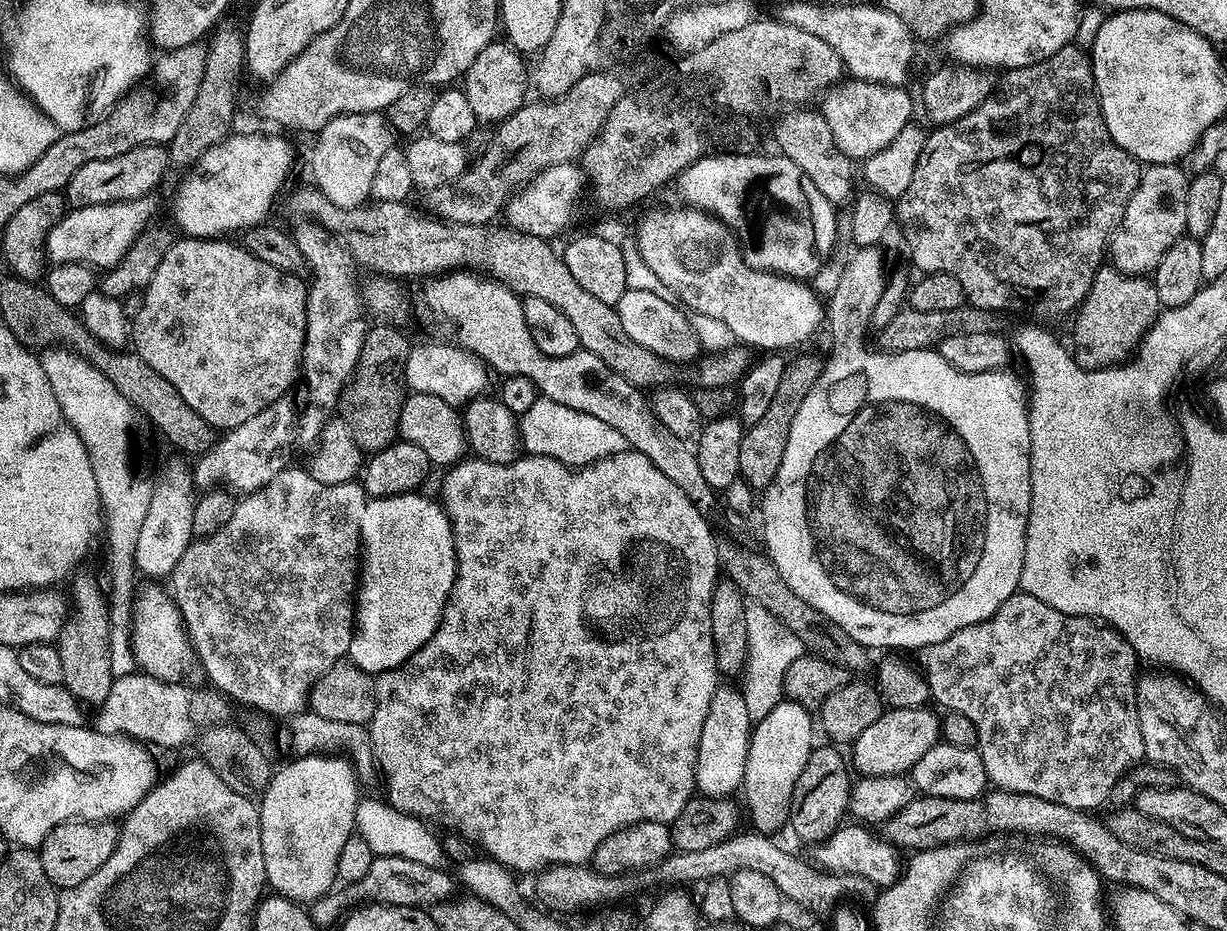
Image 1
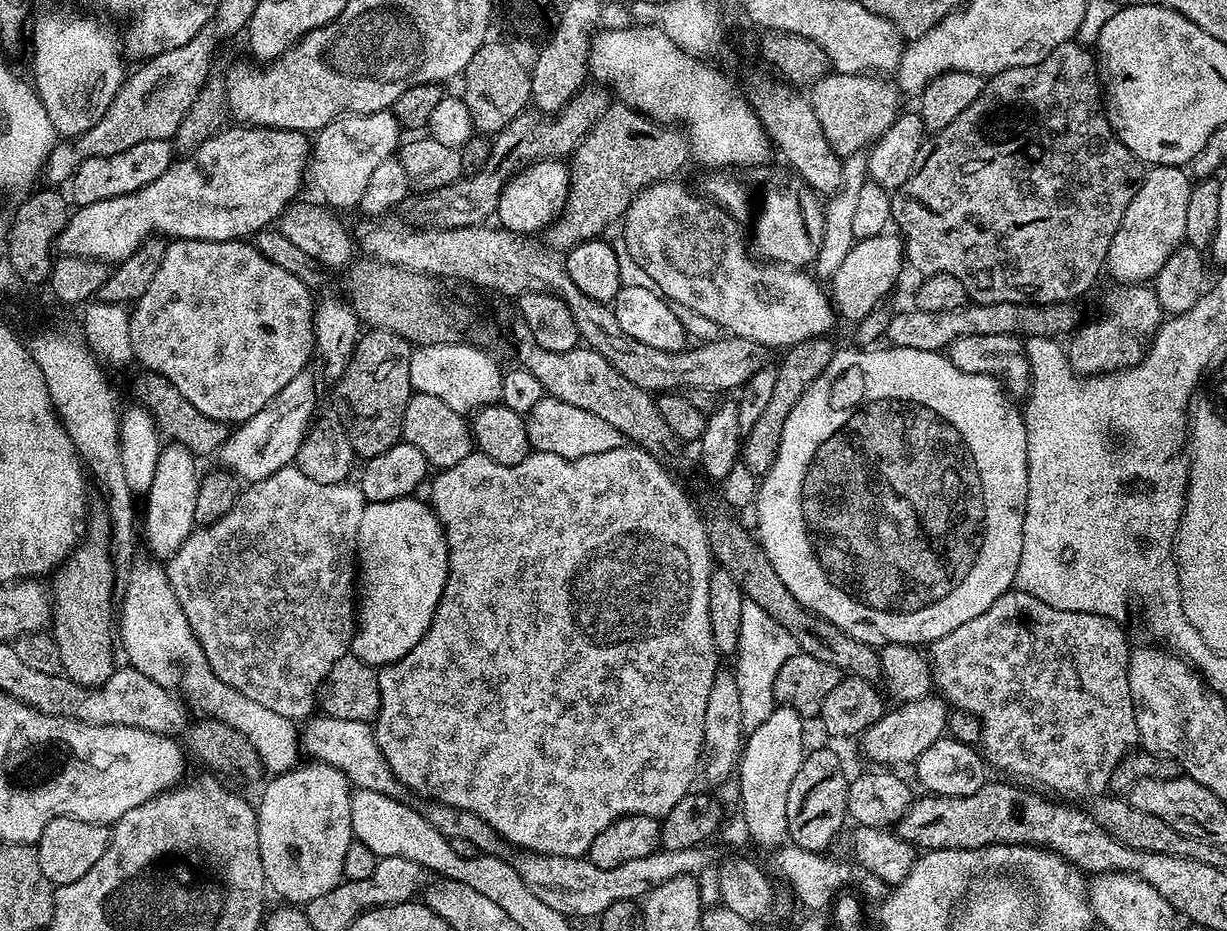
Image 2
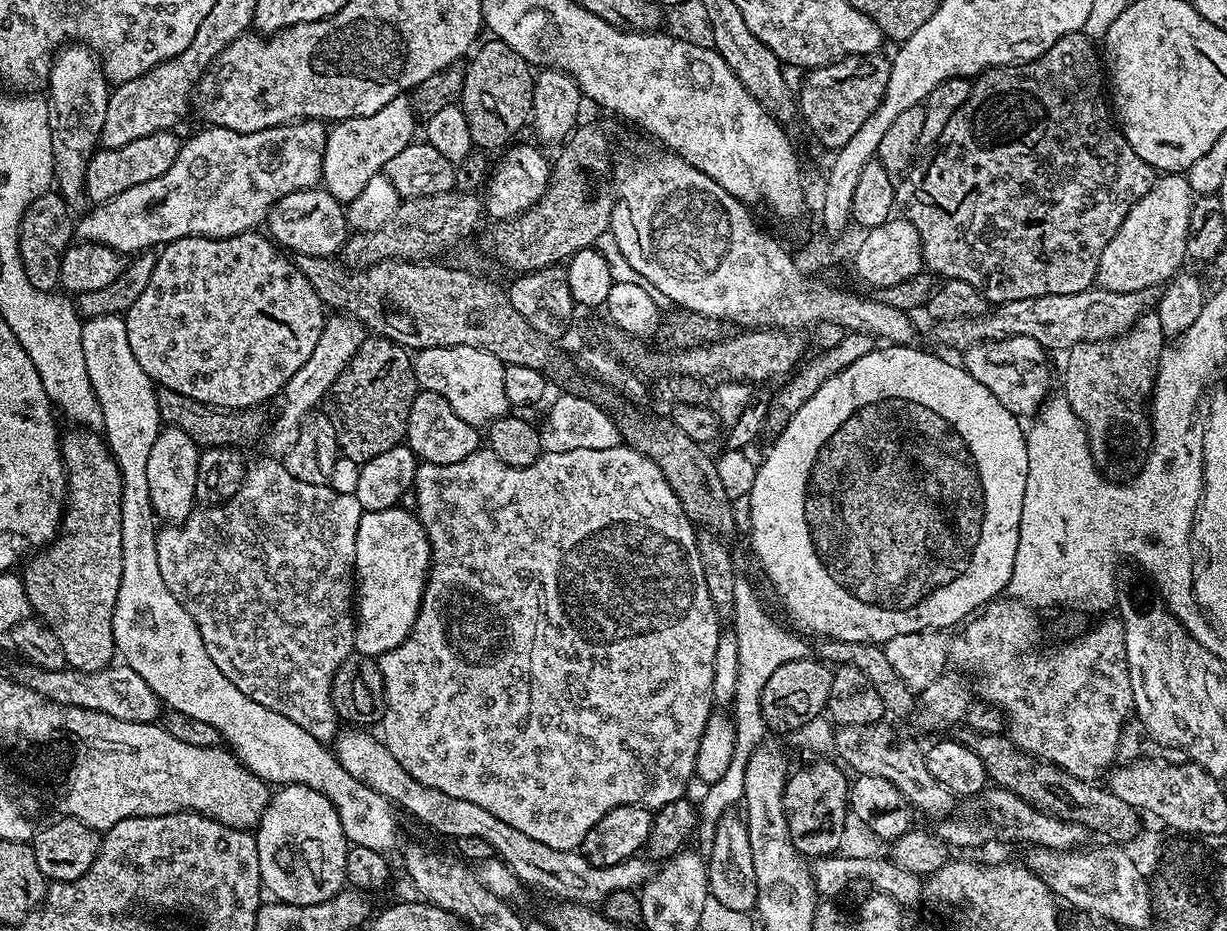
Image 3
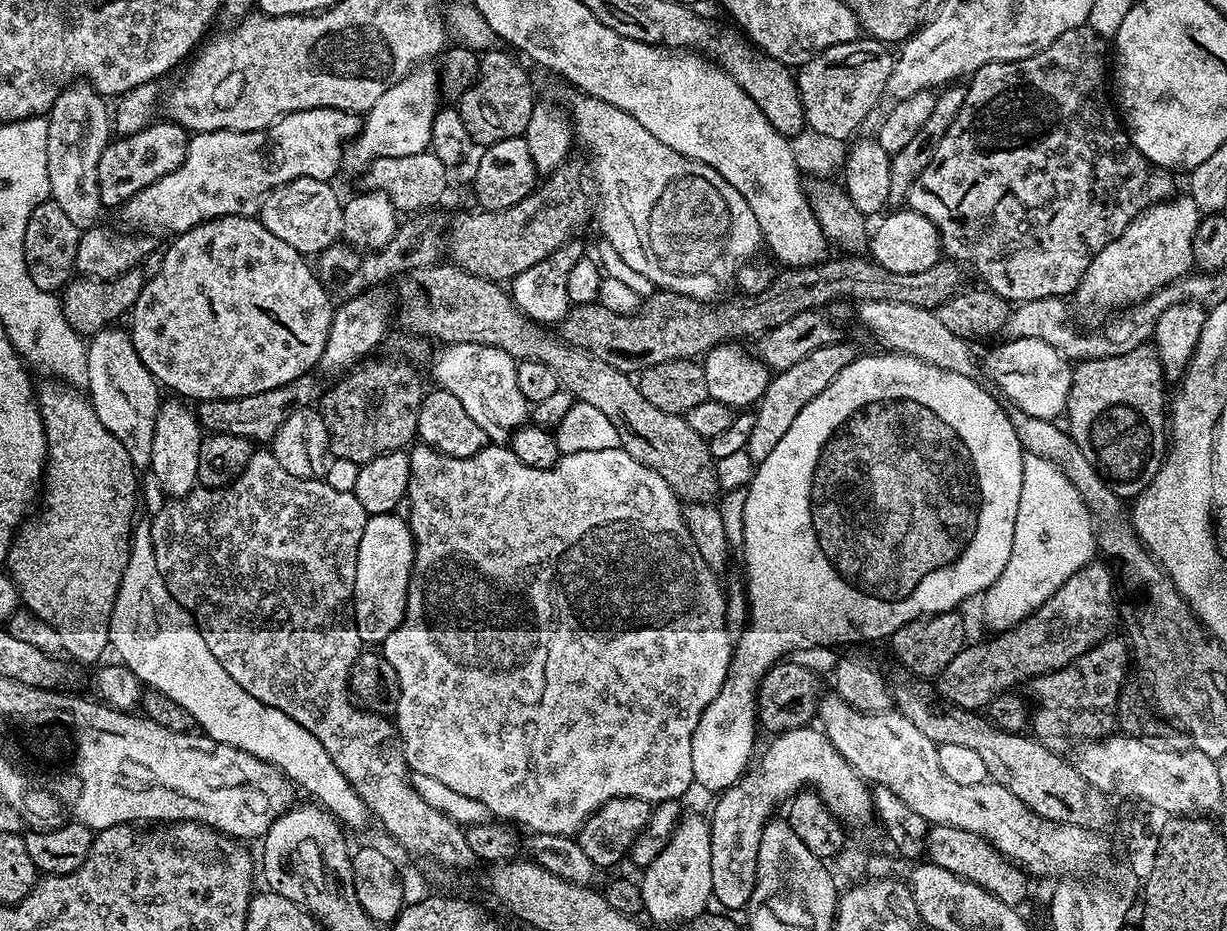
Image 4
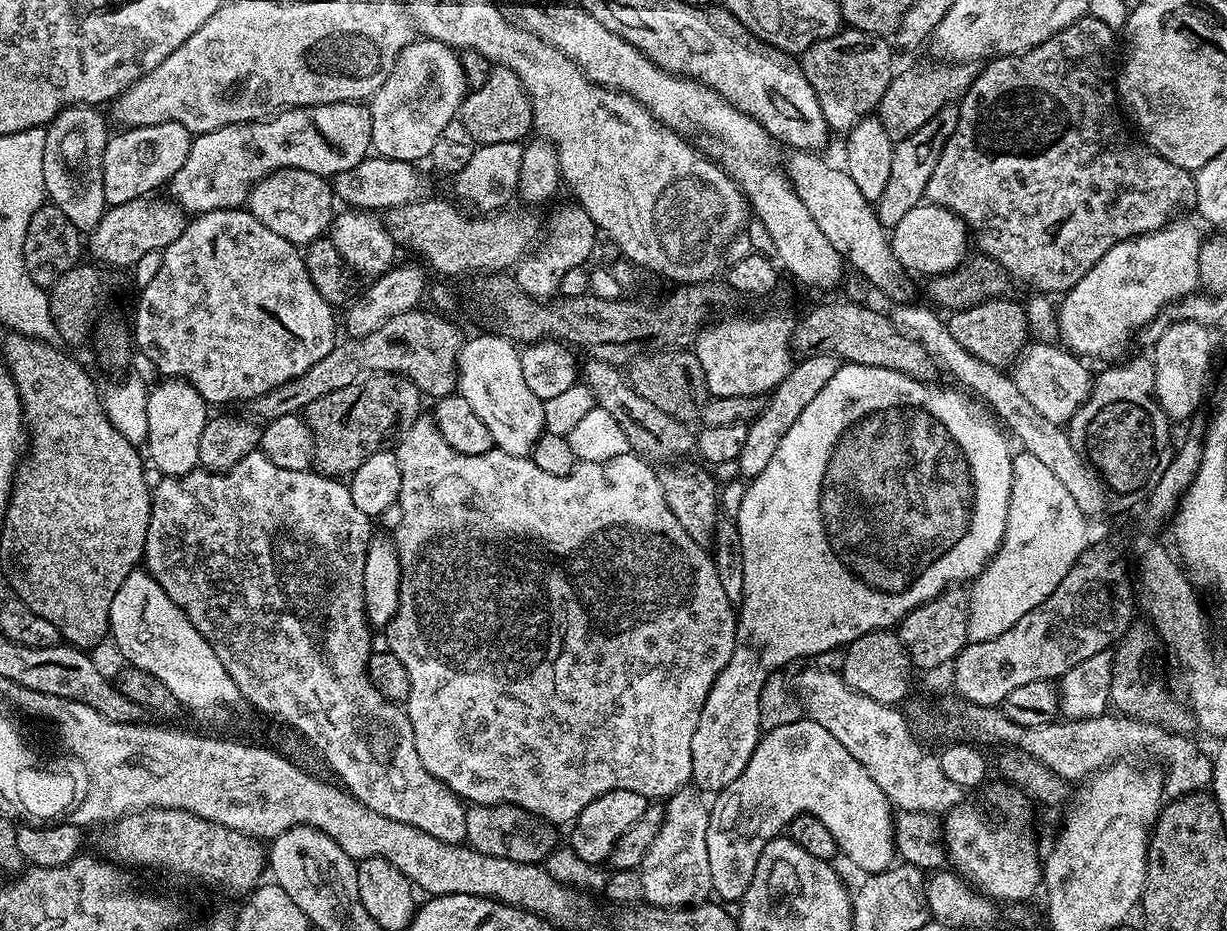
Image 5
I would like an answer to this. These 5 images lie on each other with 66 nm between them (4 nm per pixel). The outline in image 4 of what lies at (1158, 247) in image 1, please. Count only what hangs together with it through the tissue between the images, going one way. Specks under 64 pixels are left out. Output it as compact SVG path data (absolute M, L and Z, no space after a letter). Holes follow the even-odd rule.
M1191 194L1152 204L1144 213L1133 215L1124 233L1114 237L1090 262L1082 274L1074 299L1080 304L1115 310L1125 304L1149 296L1162 286L1171 284L1193 271L1192 243L1194 230L1202 215Z

